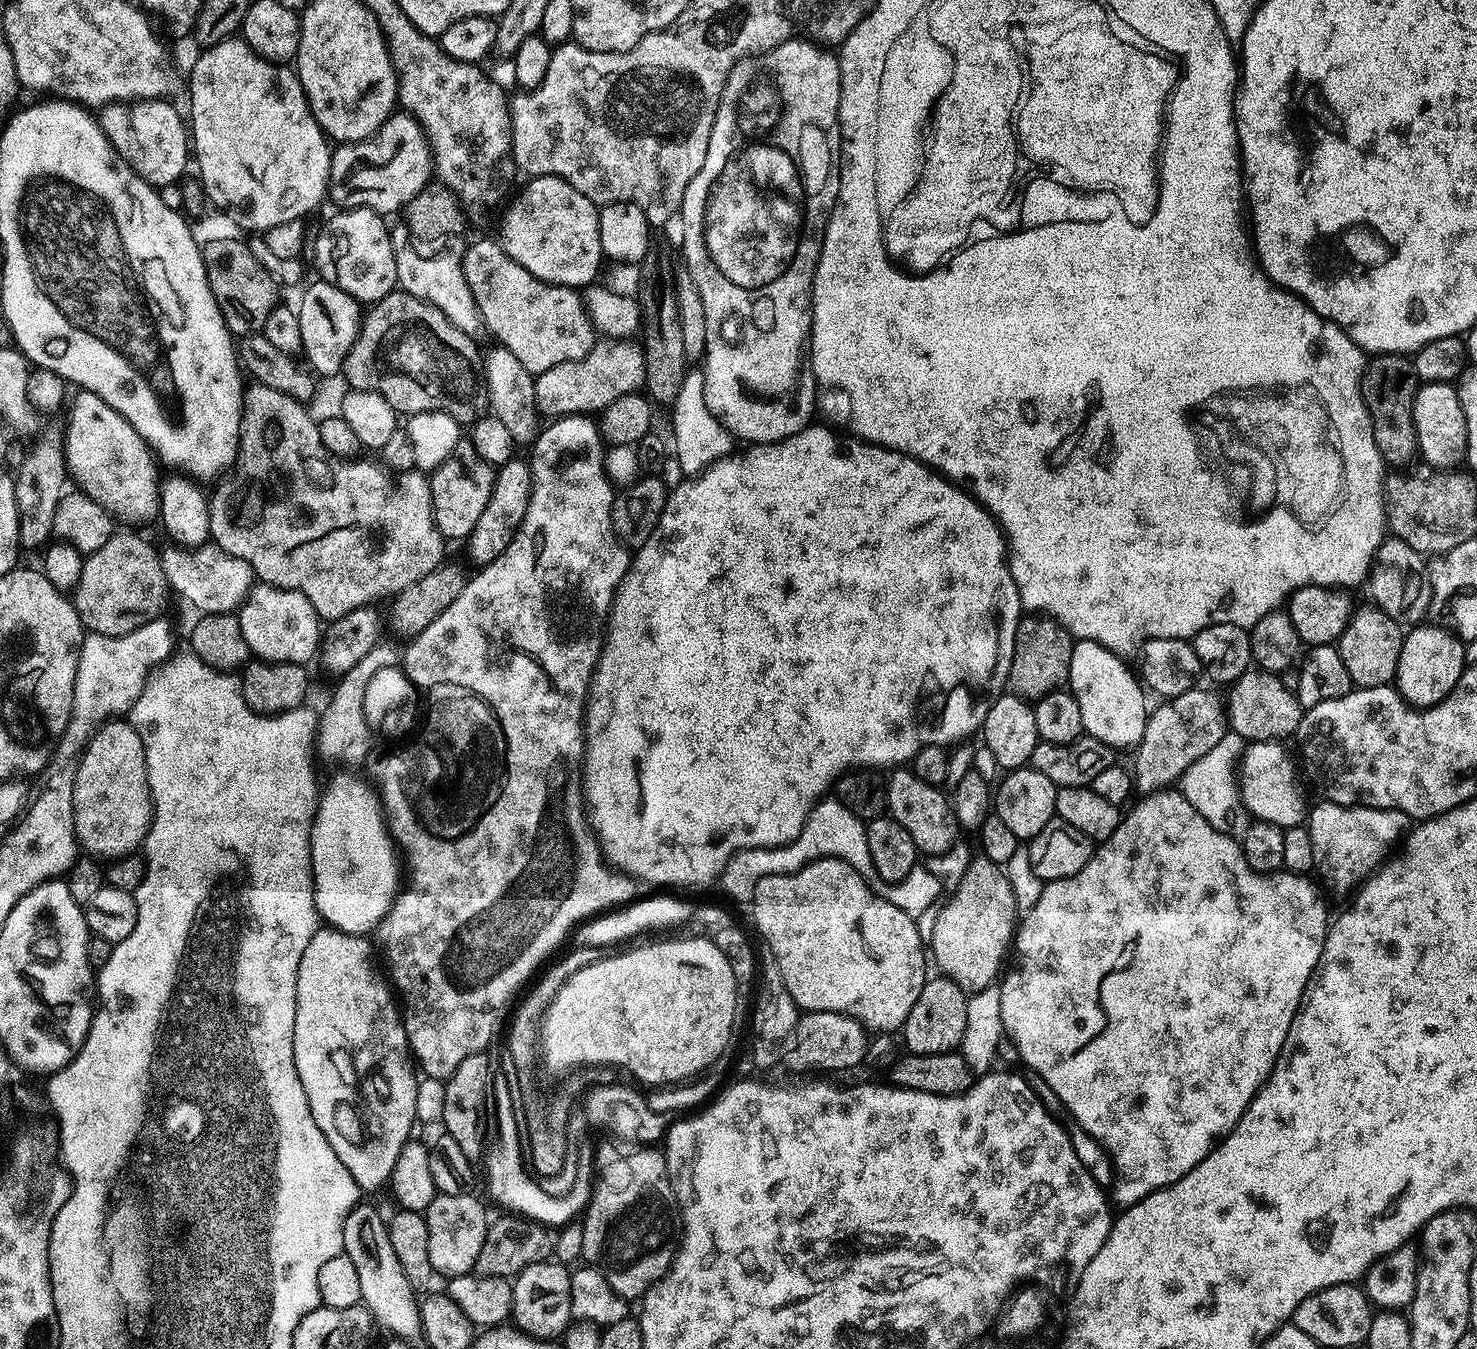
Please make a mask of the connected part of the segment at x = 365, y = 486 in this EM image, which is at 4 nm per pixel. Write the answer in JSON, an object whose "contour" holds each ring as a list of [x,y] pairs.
{"contour":[[[257,382],[250,384],[243,389],[243,407],[240,413],[240,447],[236,449],[236,461],[231,465],[227,475],[219,481],[221,484],[217,486],[216,493],[211,493],[210,496],[208,505],[210,530],[208,534],[211,543],[218,545],[223,552],[234,558],[242,558],[242,562],[246,562],[252,567],[252,575],[259,583],[272,584],[275,588],[289,588],[295,592],[306,594],[306,598],[310,598],[314,610],[324,622],[342,618],[346,614],[350,614],[350,610],[375,605],[375,600],[384,600],[387,596],[395,597],[397,593],[406,590],[406,586],[414,586],[414,582],[426,578],[426,574],[430,574],[430,570],[440,567],[445,559],[446,541],[436,529],[432,513],[432,491],[428,485],[429,477],[423,471],[400,470],[395,473],[396,477],[392,477],[393,473],[383,463],[375,464],[372,460],[331,456],[326,450],[326,446],[322,446],[317,417],[312,417],[304,409],[307,407],[301,401],[290,398],[278,390],[270,390],[270,386],[264,386]]]}

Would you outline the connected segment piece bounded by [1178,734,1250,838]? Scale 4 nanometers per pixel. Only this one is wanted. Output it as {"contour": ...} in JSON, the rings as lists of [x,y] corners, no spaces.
{"contour":[[[1226,734],[1210,754],[1203,756],[1186,774],[1180,776],[1178,790],[1222,834],[1233,838],[1242,838],[1246,834],[1250,823],[1250,815],[1241,803],[1240,791],[1238,789],[1238,761],[1242,755],[1242,741],[1235,734]]]}

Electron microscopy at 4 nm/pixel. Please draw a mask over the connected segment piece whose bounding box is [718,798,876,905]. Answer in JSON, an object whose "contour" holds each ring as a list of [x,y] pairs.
{"contour":[[[821,798],[810,810],[804,829],[796,840],[791,840],[781,848],[744,848],[736,852],[719,874],[718,884],[732,900],[747,905],[754,898],[758,882],[767,876],[788,876],[815,860],[844,860],[866,881],[876,876],[870,858],[868,830],[865,821],[859,820],[842,802],[835,798]]]}

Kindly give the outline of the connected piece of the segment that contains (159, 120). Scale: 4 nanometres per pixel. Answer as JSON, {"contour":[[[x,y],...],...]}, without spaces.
{"contour":[[[167,99],[114,103],[100,108],[98,112],[100,128],[111,142],[112,148],[132,167],[133,172],[156,190],[177,183],[185,175],[183,172],[190,168],[190,132],[186,127],[185,117],[183,120],[170,103],[172,102]]]}

